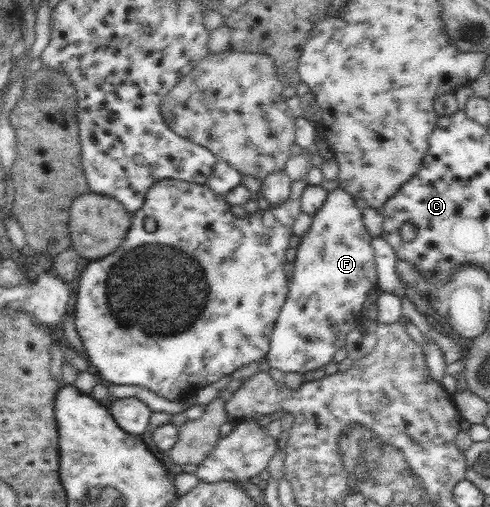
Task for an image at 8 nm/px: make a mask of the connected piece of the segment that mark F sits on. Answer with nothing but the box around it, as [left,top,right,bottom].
[265,187,377,374]

